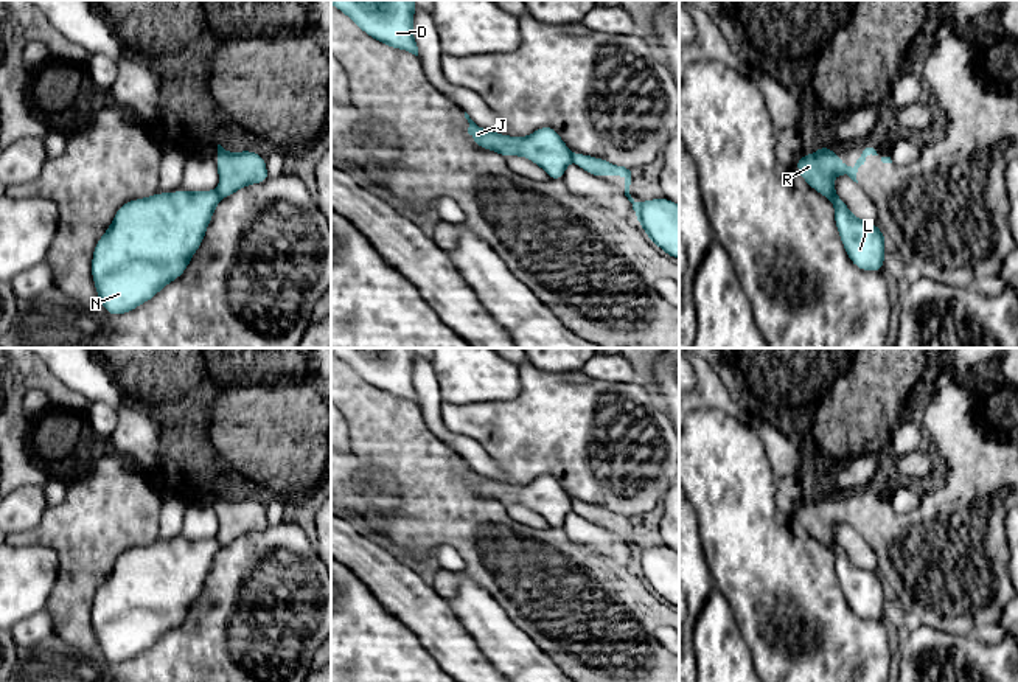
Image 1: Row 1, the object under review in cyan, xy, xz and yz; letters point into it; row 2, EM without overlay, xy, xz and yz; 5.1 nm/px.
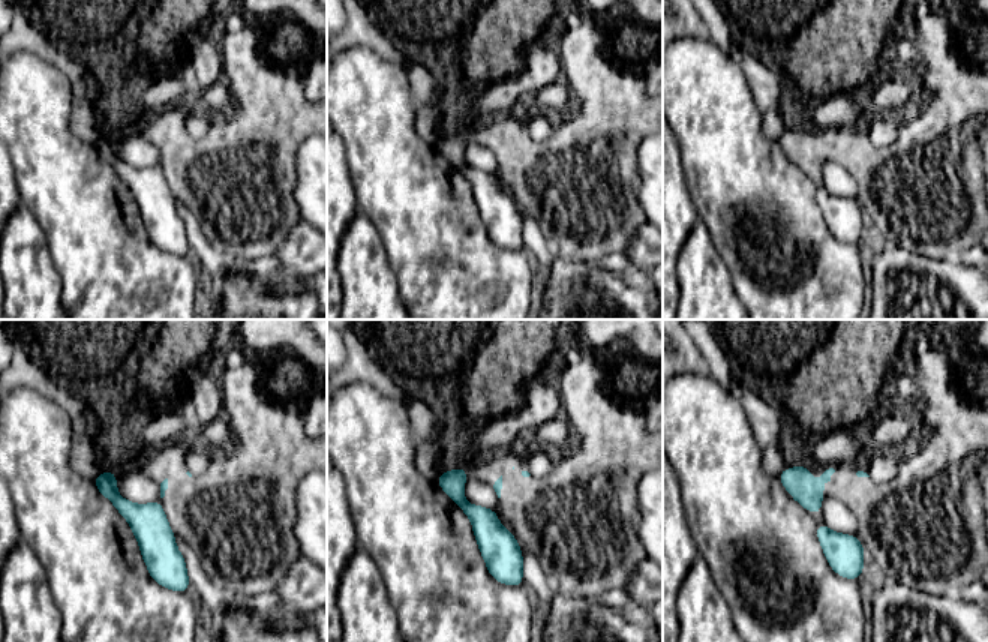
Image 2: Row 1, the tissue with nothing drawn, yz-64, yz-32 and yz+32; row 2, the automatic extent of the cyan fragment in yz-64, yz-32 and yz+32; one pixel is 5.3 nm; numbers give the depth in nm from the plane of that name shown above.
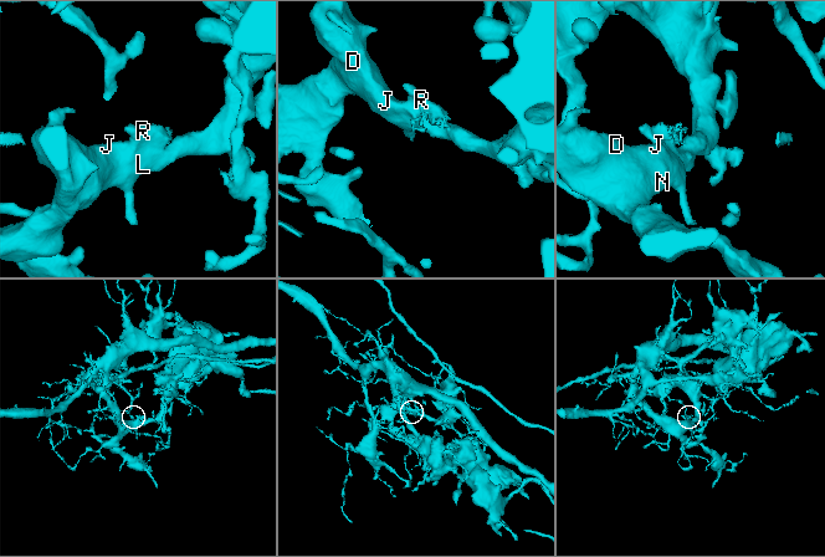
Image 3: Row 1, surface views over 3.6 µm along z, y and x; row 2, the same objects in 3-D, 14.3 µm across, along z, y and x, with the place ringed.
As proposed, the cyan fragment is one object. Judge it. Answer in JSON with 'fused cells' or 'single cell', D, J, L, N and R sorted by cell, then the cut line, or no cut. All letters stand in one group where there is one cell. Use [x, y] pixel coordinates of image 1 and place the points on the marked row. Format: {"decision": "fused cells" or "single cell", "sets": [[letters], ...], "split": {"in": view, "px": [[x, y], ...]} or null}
{"decision": "fused cells", "sets": [["D", "J", "L", "N"], ["R"]], "split": {"in": "yz", "px": [[836, 194], [827, 198]]}}

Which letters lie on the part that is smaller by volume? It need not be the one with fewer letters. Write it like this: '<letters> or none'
R

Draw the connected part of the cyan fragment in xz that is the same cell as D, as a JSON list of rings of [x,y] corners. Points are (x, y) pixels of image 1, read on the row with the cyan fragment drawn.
[[[331,0],[364,33],[392,48],[418,56],[413,39],[413,0]]]

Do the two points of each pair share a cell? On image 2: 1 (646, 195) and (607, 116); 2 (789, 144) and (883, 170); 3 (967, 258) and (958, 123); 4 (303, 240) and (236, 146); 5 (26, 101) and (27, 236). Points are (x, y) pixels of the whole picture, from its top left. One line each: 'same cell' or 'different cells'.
1: different cells
2: same cell
3: different cells
4: different cells
5: different cells

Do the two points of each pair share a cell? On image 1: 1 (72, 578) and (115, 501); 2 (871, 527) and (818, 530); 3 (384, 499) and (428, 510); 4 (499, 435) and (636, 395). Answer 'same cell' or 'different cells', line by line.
1: same cell
2: same cell
3: different cells
4: same cell

